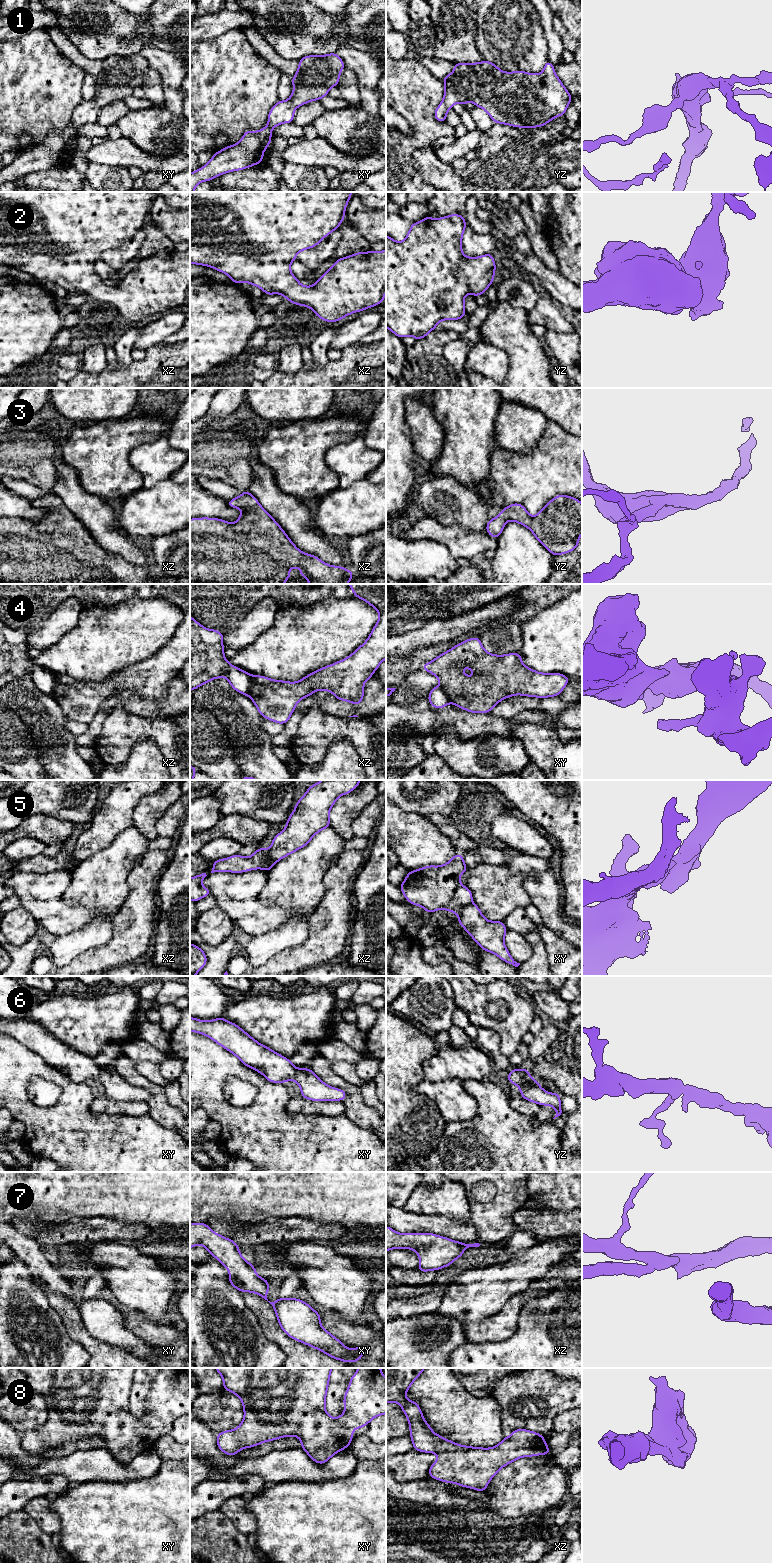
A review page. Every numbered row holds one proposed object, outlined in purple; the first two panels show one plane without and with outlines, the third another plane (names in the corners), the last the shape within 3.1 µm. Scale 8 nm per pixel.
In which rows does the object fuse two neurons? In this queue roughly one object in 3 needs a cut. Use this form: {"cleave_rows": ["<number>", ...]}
{"cleave_rows": ["4", "5"]}

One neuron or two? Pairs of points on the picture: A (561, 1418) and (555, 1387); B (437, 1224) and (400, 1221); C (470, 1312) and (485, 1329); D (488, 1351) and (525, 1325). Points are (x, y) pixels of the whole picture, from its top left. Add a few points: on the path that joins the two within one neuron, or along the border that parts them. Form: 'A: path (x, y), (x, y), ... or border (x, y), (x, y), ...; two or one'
A: border (571, 1408), (559, 1412), (554, 1417), (551, 1429); two
B: path (428, 1224), (409, 1222); one
C: border (499, 1311), (481, 1320), (469, 1320), (461, 1323); two
D: path (499, 1351), (505, 1351), (520, 1336); one

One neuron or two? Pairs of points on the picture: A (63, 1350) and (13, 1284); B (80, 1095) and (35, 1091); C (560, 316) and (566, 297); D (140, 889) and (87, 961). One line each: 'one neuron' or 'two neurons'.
A: one neuron
B: two neurons
C: two neurons
D: one neuron

